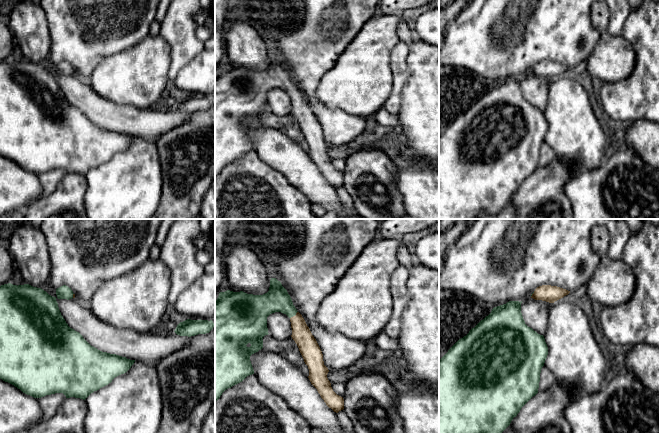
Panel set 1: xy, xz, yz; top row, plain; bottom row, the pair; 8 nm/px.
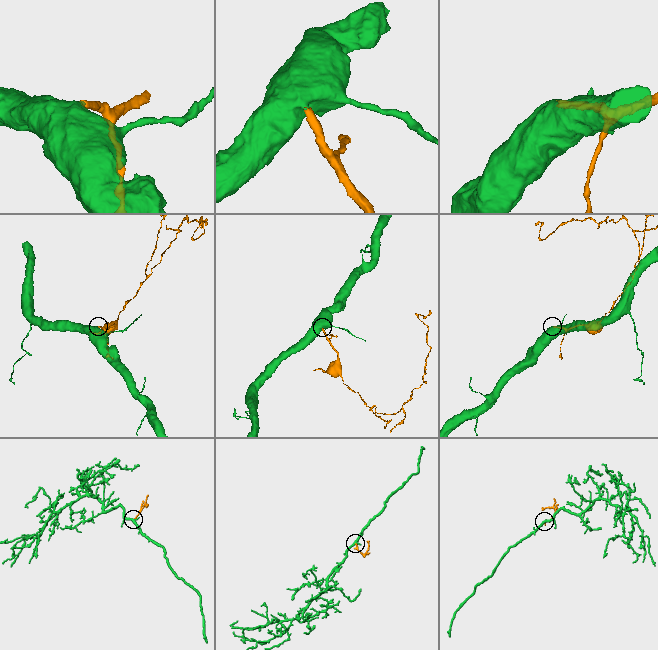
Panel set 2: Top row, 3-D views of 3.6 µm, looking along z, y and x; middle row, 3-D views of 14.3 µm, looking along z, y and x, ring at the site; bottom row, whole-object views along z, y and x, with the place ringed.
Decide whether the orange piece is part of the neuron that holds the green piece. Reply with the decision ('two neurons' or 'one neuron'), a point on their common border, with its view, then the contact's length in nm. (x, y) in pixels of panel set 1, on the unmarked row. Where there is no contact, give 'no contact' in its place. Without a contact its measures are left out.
one neuron; meets green in xz at (294, 91); contact 90 nm long

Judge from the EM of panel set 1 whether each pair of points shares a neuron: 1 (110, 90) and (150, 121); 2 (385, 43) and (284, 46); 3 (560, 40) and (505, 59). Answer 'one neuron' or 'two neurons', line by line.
1: two neurons
2: two neurons
3: one neuron

